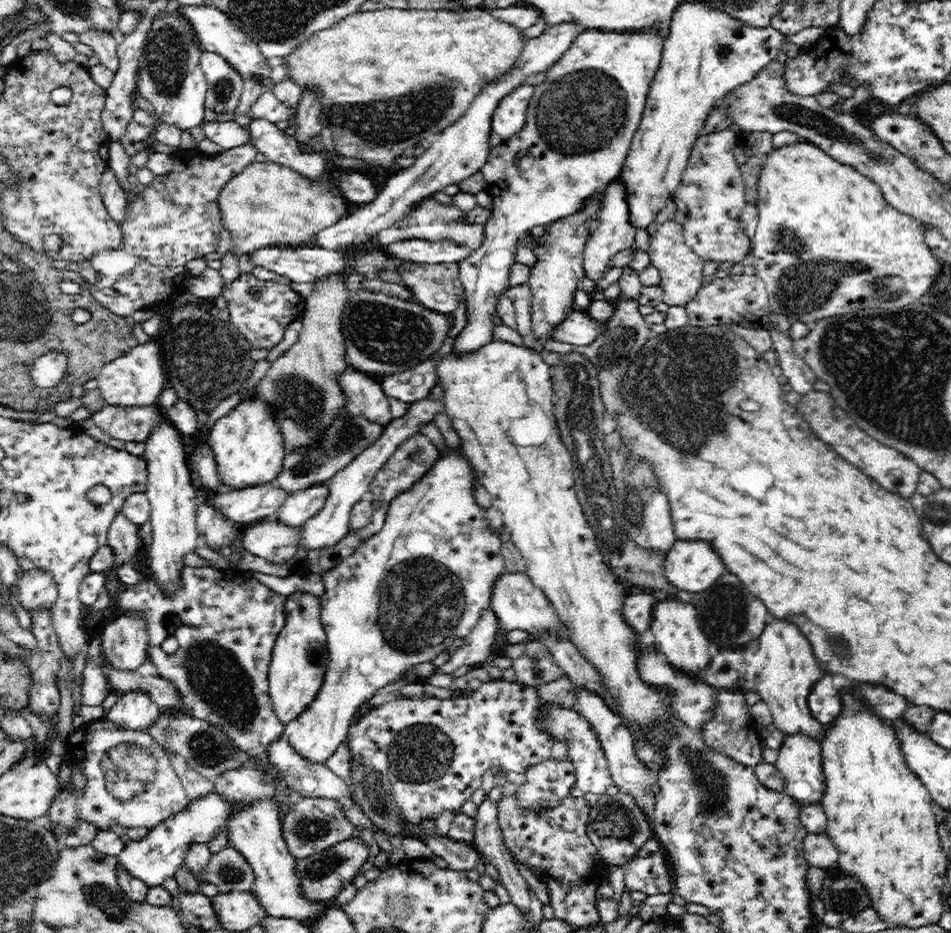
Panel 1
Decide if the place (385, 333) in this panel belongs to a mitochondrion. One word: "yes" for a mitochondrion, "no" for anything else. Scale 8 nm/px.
yes

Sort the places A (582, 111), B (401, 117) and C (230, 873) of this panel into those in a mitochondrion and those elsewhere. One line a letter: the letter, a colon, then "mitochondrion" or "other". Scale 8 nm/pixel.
A: mitochondrion
B: mitochondrion
C: mitochondrion

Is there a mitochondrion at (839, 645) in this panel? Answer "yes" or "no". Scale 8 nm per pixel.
yes

